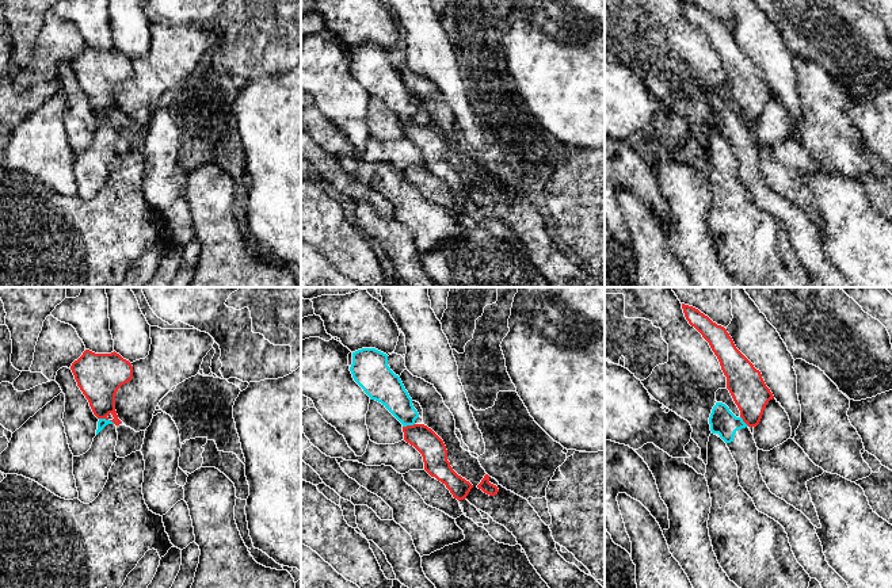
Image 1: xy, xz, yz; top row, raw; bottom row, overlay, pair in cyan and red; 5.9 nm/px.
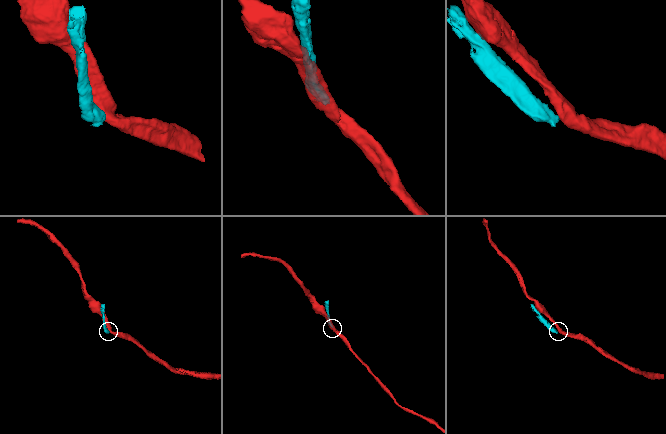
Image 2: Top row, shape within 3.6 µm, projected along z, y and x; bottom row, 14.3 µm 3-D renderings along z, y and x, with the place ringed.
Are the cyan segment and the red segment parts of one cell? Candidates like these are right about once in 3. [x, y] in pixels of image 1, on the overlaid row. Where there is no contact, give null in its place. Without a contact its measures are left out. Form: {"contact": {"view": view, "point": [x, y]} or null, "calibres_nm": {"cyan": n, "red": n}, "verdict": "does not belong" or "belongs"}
{"contact": {"view": "xy", "point": [107, 420]}, "calibres_nm": {"cyan": 60, "red": 260}, "verdict": "does not belong"}

